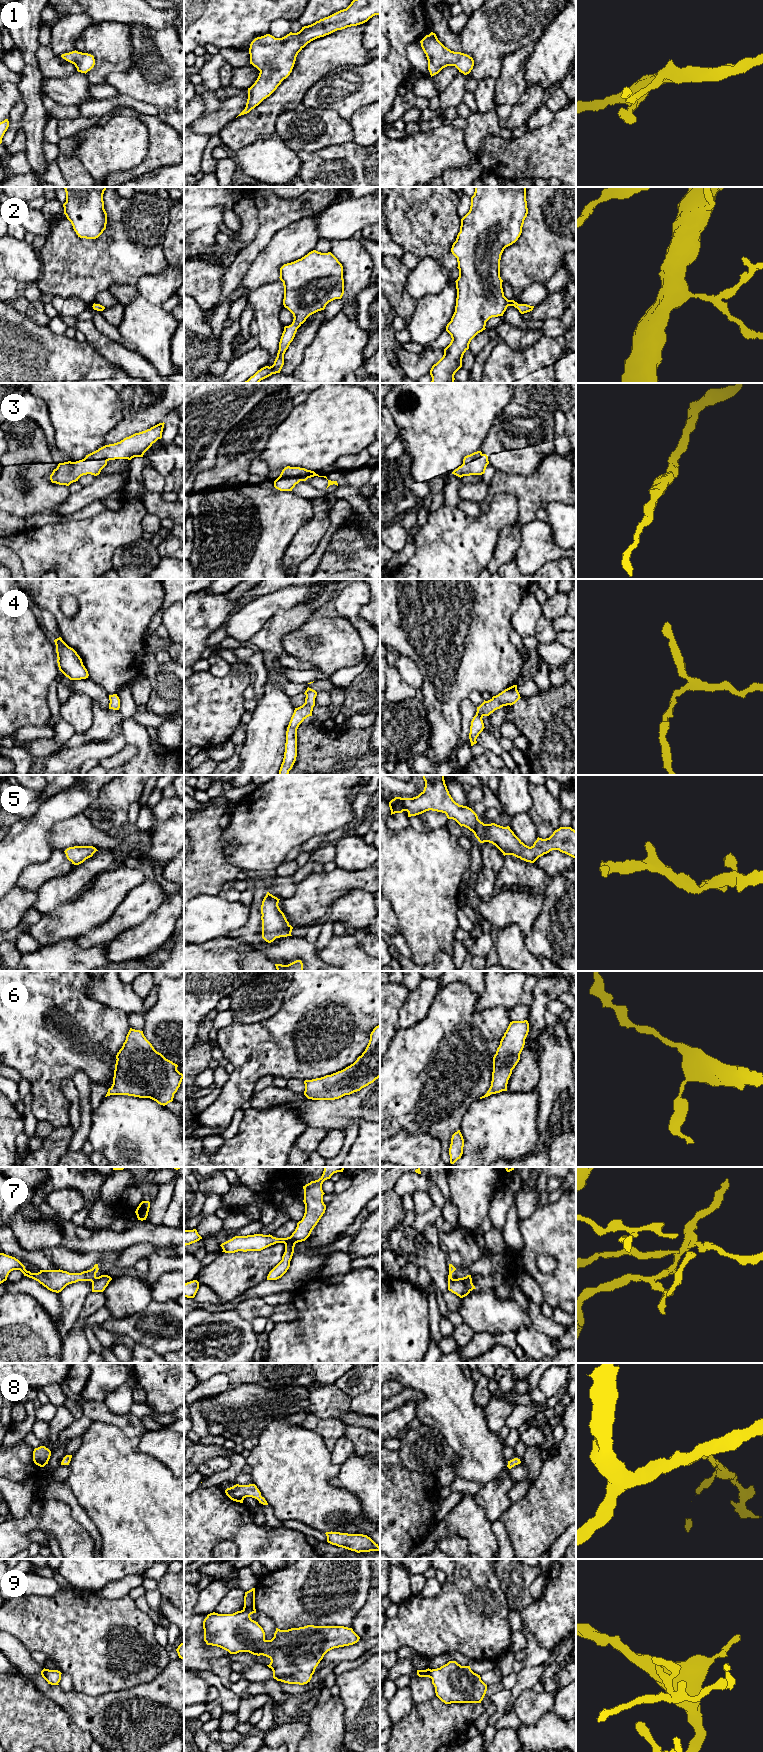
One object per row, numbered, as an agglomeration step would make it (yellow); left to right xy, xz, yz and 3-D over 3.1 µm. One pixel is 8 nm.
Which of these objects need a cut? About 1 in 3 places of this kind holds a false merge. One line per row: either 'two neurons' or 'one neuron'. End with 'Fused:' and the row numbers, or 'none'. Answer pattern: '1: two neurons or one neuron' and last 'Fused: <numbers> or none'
1: two neurons
2: one neuron
3: one neuron
4: one neuron
5: one neuron
6: one neuron
7: two neurons
8: one neuron
9: one neuron
Fused: 1, 7

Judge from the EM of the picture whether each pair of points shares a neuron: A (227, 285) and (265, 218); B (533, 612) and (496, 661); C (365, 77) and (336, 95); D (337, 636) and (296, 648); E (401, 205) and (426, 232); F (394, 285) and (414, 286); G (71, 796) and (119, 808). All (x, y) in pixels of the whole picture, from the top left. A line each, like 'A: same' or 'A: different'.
A: same
B: different
C: same
D: same
E: same
F: different
G: different

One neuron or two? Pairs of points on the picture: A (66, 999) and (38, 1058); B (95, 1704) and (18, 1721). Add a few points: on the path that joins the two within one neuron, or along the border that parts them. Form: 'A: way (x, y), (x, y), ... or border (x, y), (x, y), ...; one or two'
A: way (49, 1006), (41, 1014), (41, 1041); one
B: border (46, 1696), (51, 1698), (80, 1728); two

